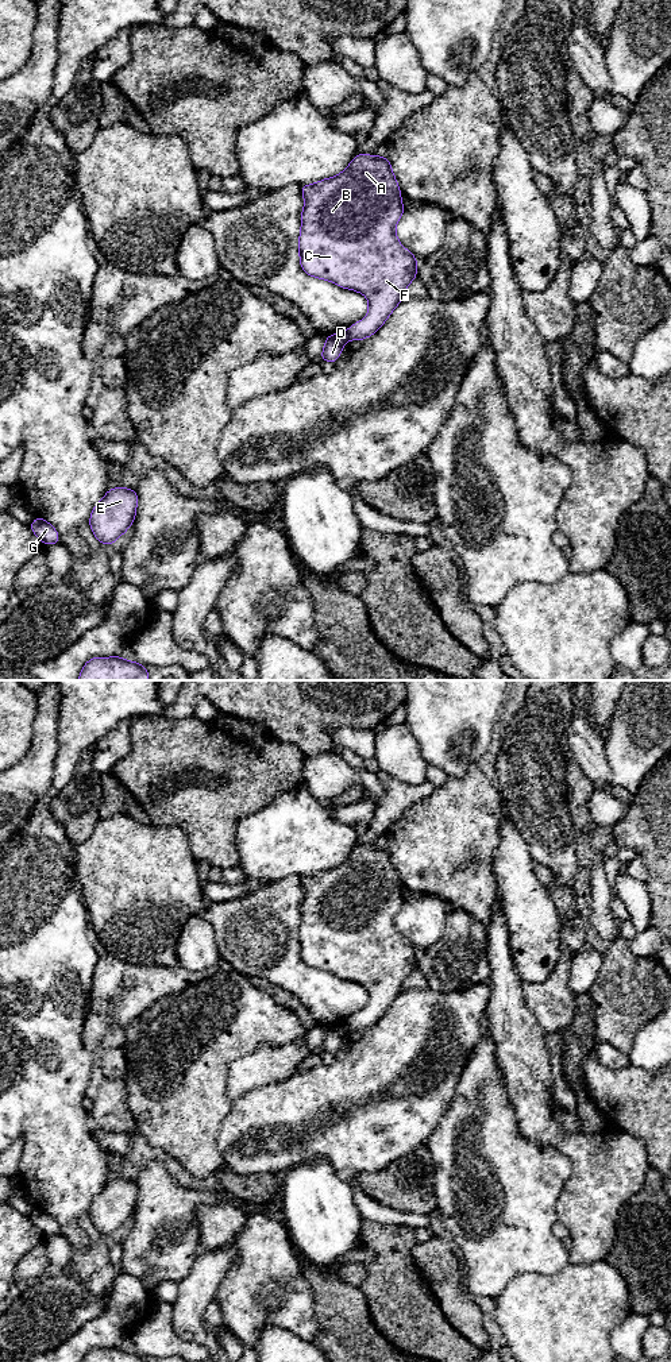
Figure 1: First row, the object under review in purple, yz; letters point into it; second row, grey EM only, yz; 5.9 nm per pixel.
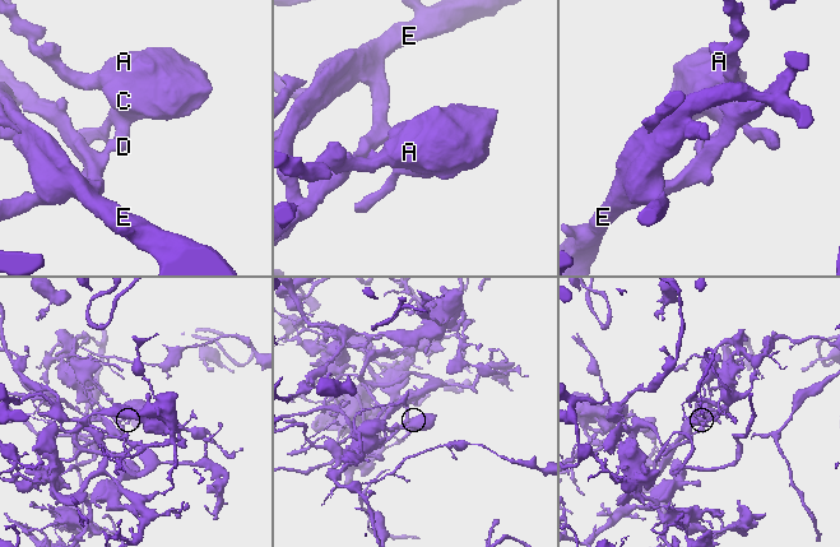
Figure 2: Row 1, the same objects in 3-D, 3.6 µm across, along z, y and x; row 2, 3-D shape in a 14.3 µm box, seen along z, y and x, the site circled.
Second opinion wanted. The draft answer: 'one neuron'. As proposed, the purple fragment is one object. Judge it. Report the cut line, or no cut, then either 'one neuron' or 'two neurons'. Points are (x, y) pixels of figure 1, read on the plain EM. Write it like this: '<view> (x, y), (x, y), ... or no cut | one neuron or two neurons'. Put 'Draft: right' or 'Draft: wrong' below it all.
yz (344, 1023), (347, 1029) | two neurons
Draft: wrong

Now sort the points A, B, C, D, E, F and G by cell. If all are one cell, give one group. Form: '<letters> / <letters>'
A B C F / D E G

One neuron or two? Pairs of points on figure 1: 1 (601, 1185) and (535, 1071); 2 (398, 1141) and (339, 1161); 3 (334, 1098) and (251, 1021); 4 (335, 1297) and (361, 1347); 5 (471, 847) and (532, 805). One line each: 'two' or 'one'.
1: one
2: one
3: two
4: one
5: two

